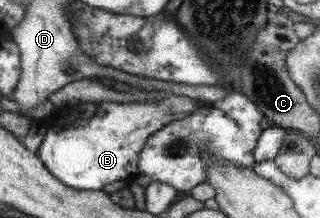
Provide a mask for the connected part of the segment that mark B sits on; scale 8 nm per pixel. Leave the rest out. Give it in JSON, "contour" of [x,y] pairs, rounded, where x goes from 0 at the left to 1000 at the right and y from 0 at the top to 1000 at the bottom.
{"contour":[[[541,431],[494,472],[306,468],[300,482],[309,486],[309,505],[300,528],[275,555],[244,555],[231,587],[213,587],[206,573],[184,592],[163,569],[153,573],[116,706],[172,817],[213,858],[231,858],[238,872],[322,876],[331,844],[388,821],[419,826],[434,798],[438,697],[447,697],[450,665],[472,642],[472,619],[525,564],[594,537],[613,505],[634,500],[638,477],[631,459]]]}

